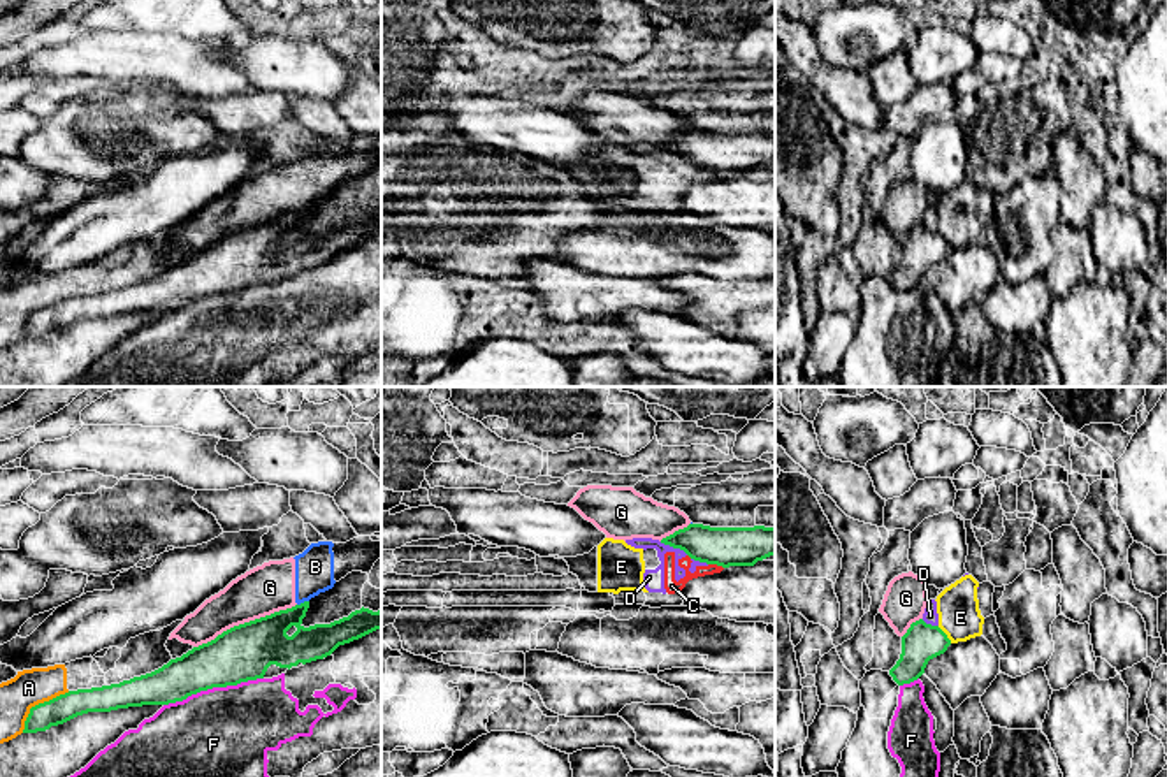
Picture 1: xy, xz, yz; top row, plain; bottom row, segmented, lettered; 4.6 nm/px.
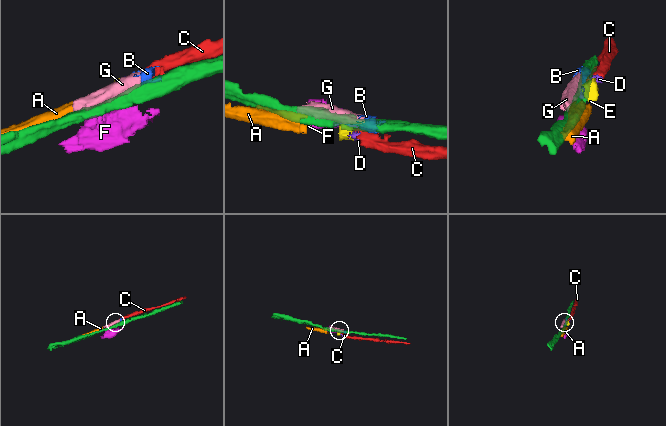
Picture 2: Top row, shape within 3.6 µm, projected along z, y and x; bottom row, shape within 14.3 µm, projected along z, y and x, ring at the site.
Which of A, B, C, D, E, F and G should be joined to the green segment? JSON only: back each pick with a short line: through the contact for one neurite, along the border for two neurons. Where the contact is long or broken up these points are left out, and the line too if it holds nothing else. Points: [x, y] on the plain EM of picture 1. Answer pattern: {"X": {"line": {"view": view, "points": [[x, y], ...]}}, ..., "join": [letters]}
{"join": []}

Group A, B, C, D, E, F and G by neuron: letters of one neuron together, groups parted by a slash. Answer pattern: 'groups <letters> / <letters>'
groups A C D E / B G / F

